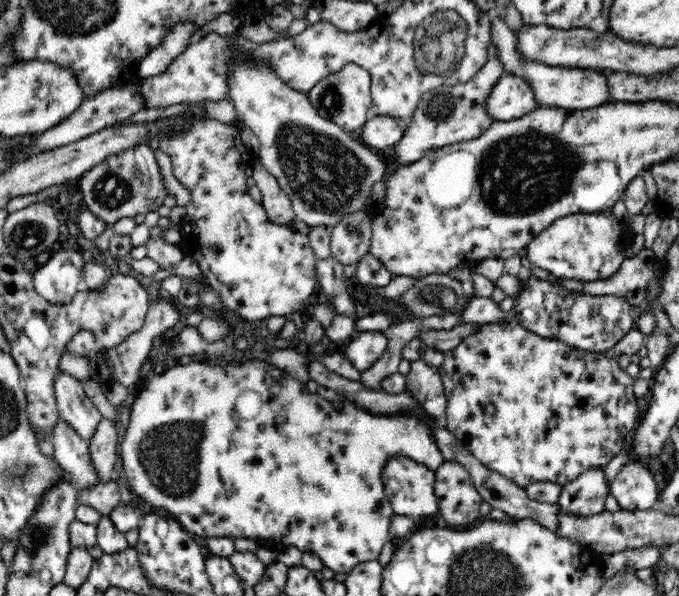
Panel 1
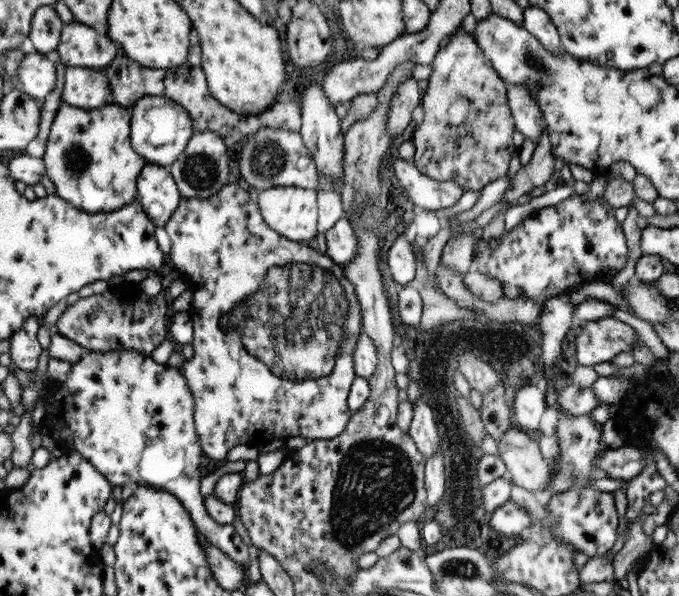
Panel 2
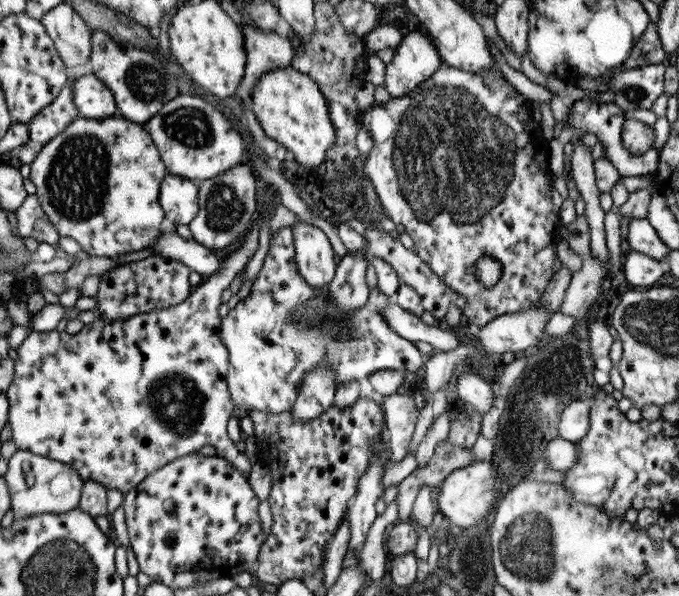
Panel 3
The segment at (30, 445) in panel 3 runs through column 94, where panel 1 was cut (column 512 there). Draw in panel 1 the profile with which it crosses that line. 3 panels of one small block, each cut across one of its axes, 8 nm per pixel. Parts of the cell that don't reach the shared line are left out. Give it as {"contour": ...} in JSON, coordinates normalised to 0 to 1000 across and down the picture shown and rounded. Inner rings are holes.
{"contour":[[[757,522],[745,529],[748,537],[742,540],[707,544],[707,550],[698,554],[692,564],[686,564],[670,586],[654,591],[652,611],[645,617],[652,638],[658,678],[652,711],[708,779],[763,812],[772,822],[786,809],[816,809],[829,815],[839,812],[869,785],[890,789],[916,757],[922,728],[935,718],[941,705],[938,666],[934,663],[935,636],[919,622],[910,602],[898,601],[891,592],[850,586],[826,570],[792,564],[757,535]]]}

